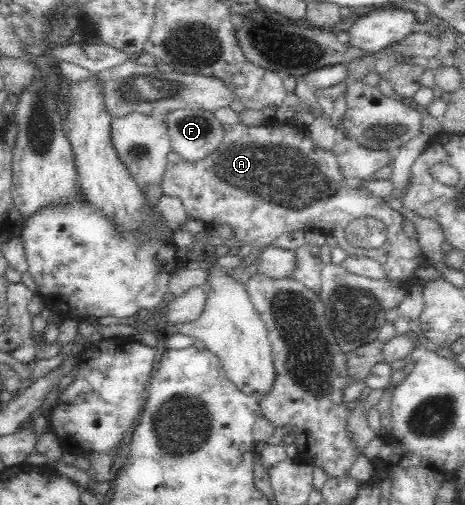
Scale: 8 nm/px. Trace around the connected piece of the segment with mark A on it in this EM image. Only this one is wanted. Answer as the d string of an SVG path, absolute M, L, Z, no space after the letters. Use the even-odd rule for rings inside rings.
M241 121L224 126L224 137L216 151L200 161L187 162L179 153L170 150L166 155L166 165L162 173L161 188L164 196L178 197L186 210L188 218L205 222L208 227L228 224L234 229L234 236L243 245L250 243L253 249L266 247L283 233L289 231L311 231L318 229L324 235L334 235L336 241L348 255L368 256L378 260L385 271L386 279L402 284L412 285L416 279L415 270L424 265L428 259L423 254L419 240L406 236L402 230L402 216L391 209L383 200L366 193L356 187L345 177L339 168L337 157L333 152L322 150L314 144L314 140L306 133L298 131L289 124L268 124L265 126L247 126ZM372 217L383 222L388 239L377 252L354 247L345 236L345 229L356 219Z

